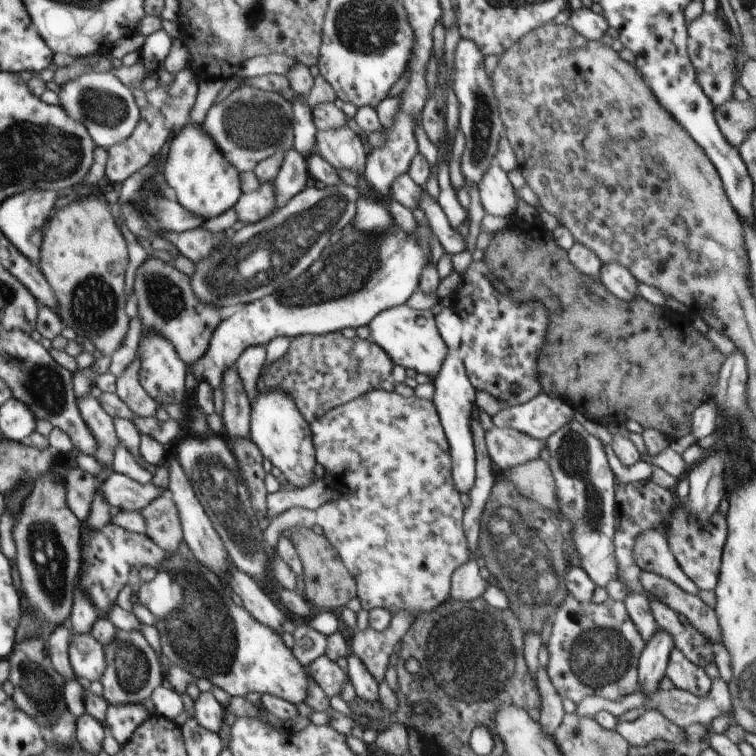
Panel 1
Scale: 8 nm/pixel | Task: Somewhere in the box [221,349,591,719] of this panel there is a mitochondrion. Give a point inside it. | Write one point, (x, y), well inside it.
(460, 648)

